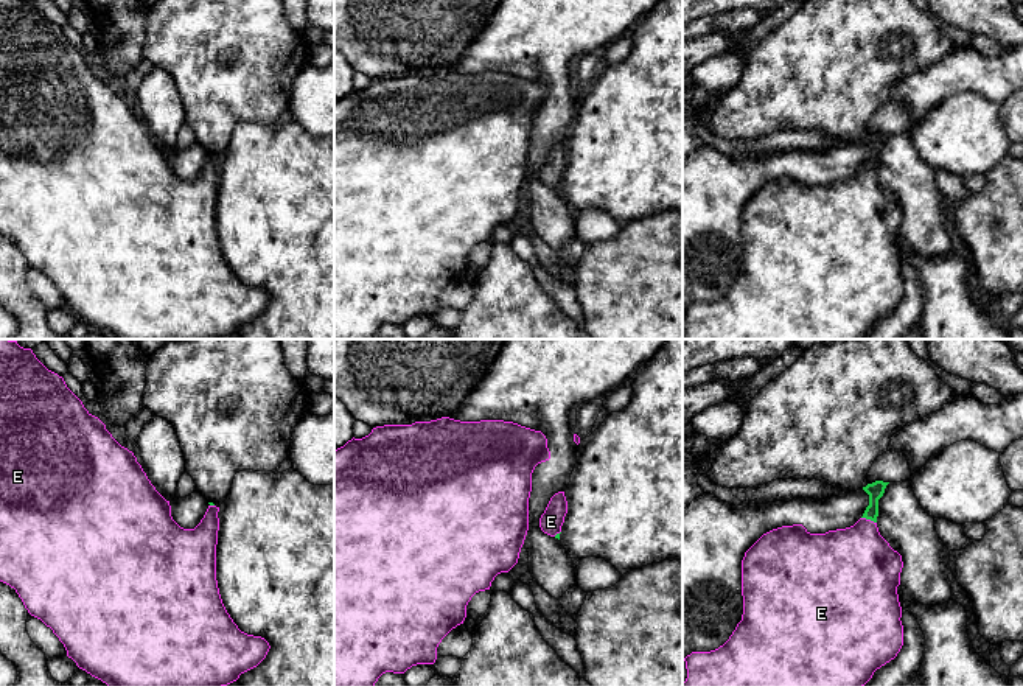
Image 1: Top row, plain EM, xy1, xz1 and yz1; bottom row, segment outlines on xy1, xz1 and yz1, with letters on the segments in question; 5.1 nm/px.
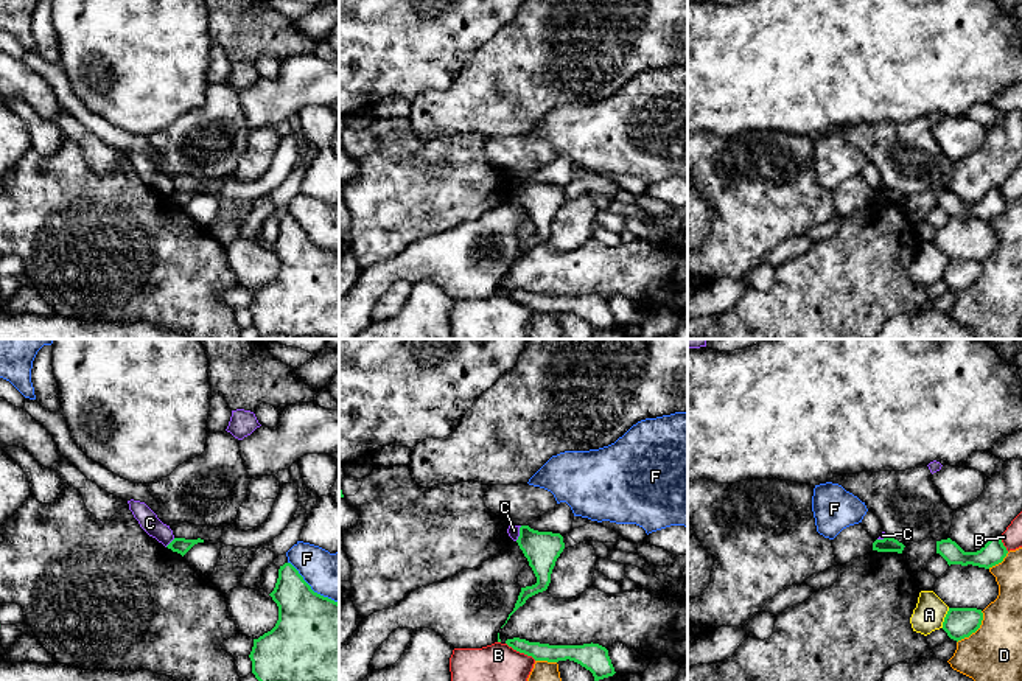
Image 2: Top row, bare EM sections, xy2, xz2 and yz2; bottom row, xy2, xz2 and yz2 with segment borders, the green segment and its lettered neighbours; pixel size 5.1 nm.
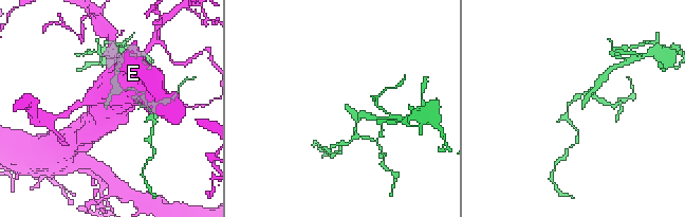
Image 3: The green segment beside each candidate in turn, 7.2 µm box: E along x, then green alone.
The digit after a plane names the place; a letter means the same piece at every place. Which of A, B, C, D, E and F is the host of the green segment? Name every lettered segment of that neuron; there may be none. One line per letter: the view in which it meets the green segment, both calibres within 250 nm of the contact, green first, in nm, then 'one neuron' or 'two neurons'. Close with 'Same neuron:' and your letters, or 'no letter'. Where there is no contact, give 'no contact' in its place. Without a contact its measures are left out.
A: contact in yz2; calibres 160 and 160 nm; two neurons
B: contact in xz2; calibres 100 and 190 nm; two neurons
C: contact in xz2; calibres 190 and 60 nm; two neurons
D: contact in yz2; calibres 160 and 280 nm; two neurons
E: contact in yz1; calibres 90 and 400 nm; one neuron
F: contact in xy2; calibres 420 and 240 nm; two neurons
Same neuron: E

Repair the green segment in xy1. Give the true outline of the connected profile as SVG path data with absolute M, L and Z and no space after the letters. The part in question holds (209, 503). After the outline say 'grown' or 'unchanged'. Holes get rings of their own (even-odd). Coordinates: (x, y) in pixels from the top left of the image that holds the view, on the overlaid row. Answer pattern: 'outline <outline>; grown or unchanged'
outline M0 339L0 582L9 585L16 590L22 599L28 613L40 619L53 633L59 638L67 650L67 656L72 658L76 666L92 677L101 680L107 686L227 686L239 678L241 674L257 667L267 655L271 646L261 636L253 636L241 632L227 613L216 580L216 544L218 544L218 530L219 518L213 502L208 502L208 509L194 529L180 527L171 516L171 506L151 484L141 465L137 462L137 457L132 451L121 446L112 434L106 429L106 425L95 415L92 415L82 404L82 401L67 387L62 376L48 370L33 353L31 348L23 348L17 341Z; grown

